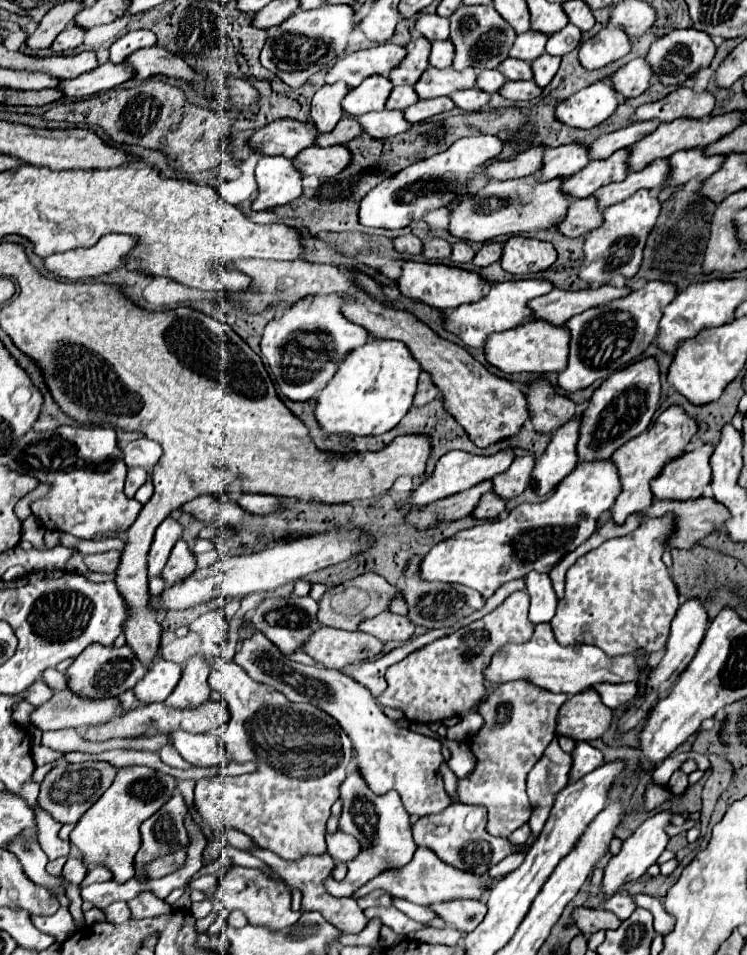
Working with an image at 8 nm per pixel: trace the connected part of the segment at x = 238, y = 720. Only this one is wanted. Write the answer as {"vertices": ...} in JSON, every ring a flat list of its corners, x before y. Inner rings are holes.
{"vertices":[[216,657,208,681,212,689,218,689,224,695,230,707,230,721,222,737,226,749,230,751,230,757,240,763,256,761,258,771,240,777,216,775,216,777,198,779,194,787,194,797,202,819,210,819,212,815,218,815,224,827,234,827,242,831,258,847,268,849,286,861,298,861,306,855,326,853,326,845,324,845,326,821,330,817,332,803,340,797,340,785,346,779,348,763,352,759,352,743,348,741,348,735,340,729,340,725,336,725,336,721,332,721,332,717,328,717,328,713,308,703,302,705,290,703,276,689,252,681,244,673,244,669,240,669,234,661,226,665,222,659]]}

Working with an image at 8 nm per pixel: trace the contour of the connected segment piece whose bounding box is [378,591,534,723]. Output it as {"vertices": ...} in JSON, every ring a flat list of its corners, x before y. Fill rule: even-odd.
{"vertices":[[514,591,500,607,480,621,474,621,472,625,410,653,400,663,390,665,386,669,388,687,378,697,378,703,400,709,412,723,434,723,464,715,472,711,482,701,482,697,486,697,482,671,492,659,492,653,500,649,500,645,526,643,530,641,532,633,534,625,528,621,528,593]]}

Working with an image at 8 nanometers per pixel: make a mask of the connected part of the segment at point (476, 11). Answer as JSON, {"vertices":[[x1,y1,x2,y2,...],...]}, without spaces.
{"vertices":[[462,5,448,19,450,19,450,41,454,43,452,67,456,71,462,71,466,67,496,69,500,65,500,61,504,61,508,57,508,49,512,47,516,33,512,33,512,29,508,29,508,23,496,13,496,9,492,5,480,5,480,7]]}

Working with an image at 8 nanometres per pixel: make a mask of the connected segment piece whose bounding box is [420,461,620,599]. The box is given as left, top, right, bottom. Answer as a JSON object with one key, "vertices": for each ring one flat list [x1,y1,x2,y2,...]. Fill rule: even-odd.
{"vertices":[[610,461,580,463,558,483,554,495,546,501,532,505,522,503,500,521,484,521,434,545,422,559,420,577,428,581,460,583,476,589,488,599,498,587,512,579,522,579,530,571,548,573,560,559,572,553,596,531,600,515,614,505,618,493,620,479]]}

